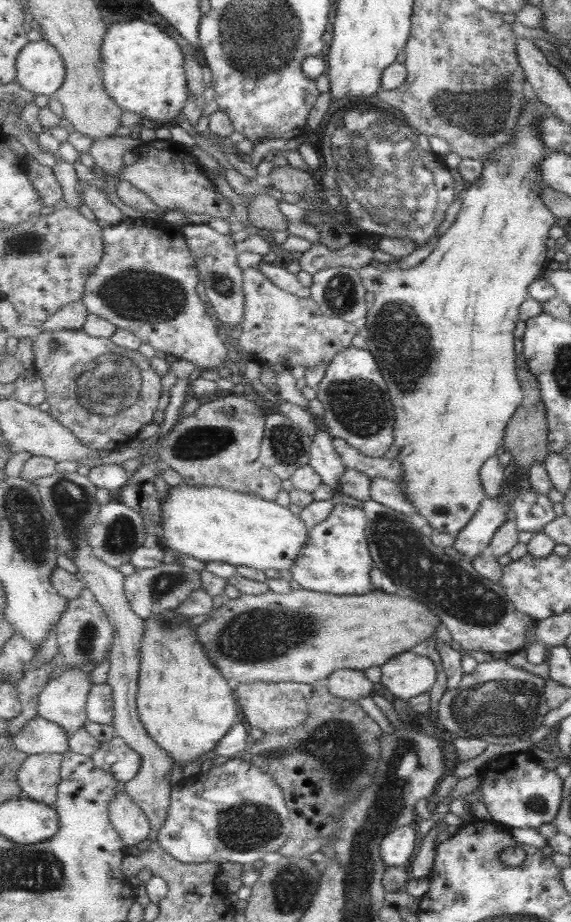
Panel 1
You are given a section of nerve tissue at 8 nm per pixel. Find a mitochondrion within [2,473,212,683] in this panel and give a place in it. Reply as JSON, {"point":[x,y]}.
{"point":[71,501]}

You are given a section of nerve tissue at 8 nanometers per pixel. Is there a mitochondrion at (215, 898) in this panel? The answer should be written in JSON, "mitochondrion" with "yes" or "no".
{"mitochondrion":"no"}

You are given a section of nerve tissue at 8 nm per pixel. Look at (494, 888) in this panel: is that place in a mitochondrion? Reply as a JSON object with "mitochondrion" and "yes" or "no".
{"mitochondrion":"no"}

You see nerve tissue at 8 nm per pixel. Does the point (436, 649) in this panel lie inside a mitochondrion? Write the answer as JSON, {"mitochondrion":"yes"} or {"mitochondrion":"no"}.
{"mitochondrion":"no"}

